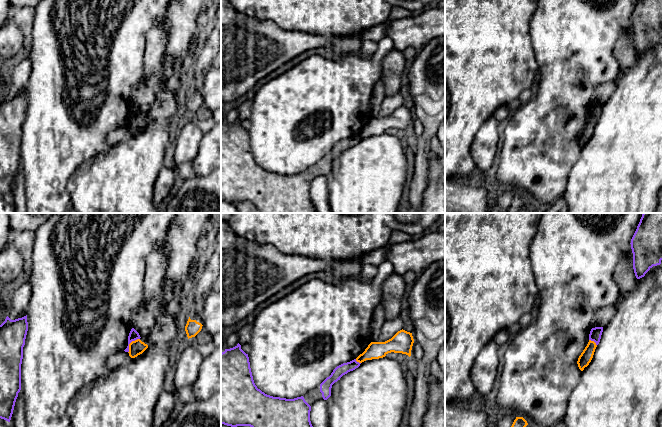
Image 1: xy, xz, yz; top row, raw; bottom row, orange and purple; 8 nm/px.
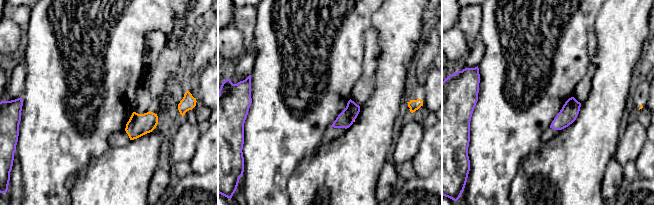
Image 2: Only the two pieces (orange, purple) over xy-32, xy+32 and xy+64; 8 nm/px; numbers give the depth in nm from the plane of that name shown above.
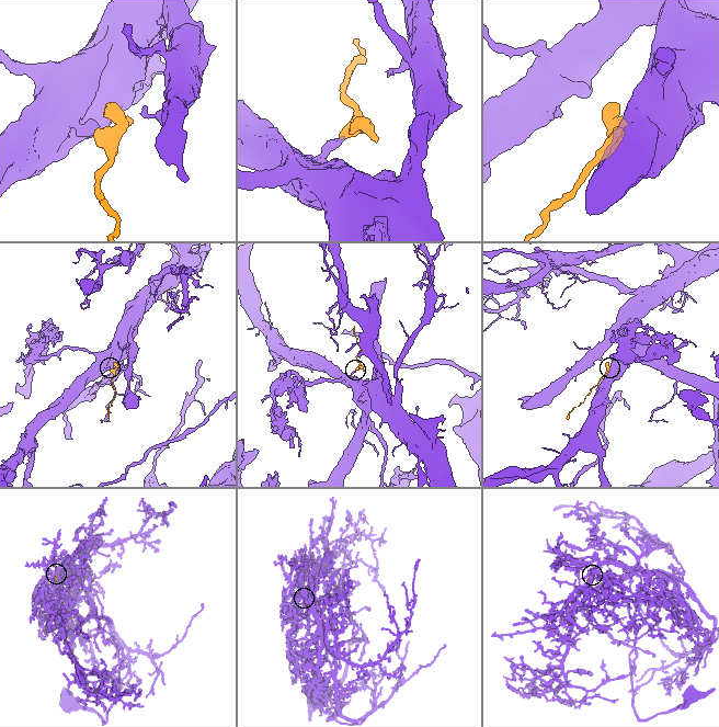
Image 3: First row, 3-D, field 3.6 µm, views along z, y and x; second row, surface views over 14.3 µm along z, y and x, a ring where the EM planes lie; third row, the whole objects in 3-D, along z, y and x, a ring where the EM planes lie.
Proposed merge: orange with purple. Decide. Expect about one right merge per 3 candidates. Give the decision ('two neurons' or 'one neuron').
two neurons

